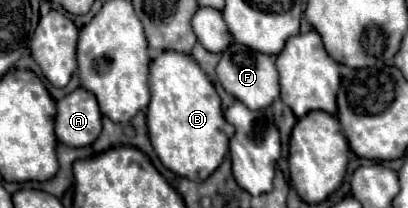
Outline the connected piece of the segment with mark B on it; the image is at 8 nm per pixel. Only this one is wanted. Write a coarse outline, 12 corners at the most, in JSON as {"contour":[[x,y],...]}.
{"contour":[[190,54],[150,64],[148,136],[178,176],[206,180],[234,128]]}

